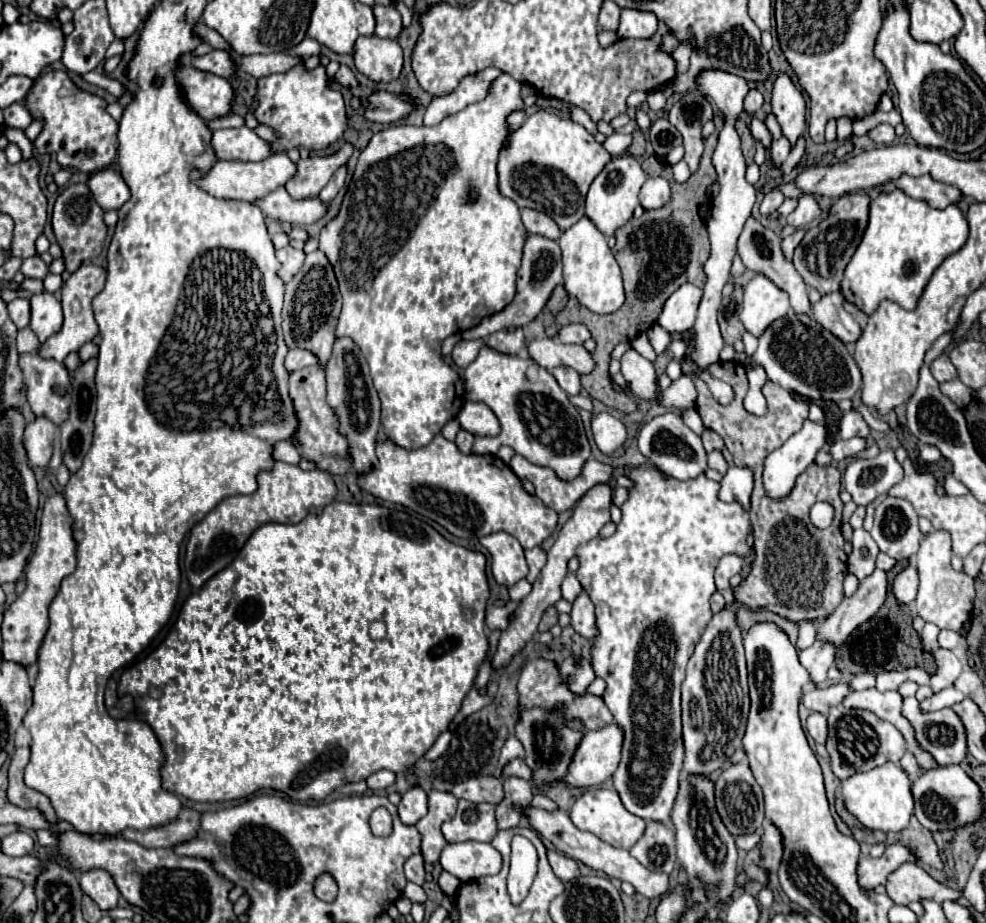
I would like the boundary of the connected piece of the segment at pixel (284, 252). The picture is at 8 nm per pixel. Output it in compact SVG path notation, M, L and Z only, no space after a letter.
M286 246L282 250L276 252L278 260L280 260L280 270L278 270L278 276L282 278L284 284L288 284L302 268L302 262L304 262L304 252L302 250L294 250L292 246Z

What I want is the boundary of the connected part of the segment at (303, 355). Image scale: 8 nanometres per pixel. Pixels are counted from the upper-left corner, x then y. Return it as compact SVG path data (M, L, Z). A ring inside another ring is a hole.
M290 350L286 354L286 370L288 372L296 372L296 370L302 370L306 366L314 366L316 364L316 358L312 358L312 354L308 354L308 350Z

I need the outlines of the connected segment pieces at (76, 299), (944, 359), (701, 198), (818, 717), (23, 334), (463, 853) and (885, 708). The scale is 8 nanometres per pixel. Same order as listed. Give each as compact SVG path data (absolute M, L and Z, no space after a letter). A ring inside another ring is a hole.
M84 264L80 266L62 286L62 308L64 308L64 326L62 330L52 336L46 344L40 346L38 354L44 358L54 358L56 362L62 362L68 352L76 352L82 344L90 342L98 334L98 324L92 314L92 298L104 290L106 282L106 270L96 264Z
M940 354L932 364L930 364L930 372L938 382L946 382L956 378L956 368L952 366L950 358L946 354Z
M716 116L714 122L716 122L716 130L706 138L706 148L702 154L700 170L696 174L692 174L688 178L688 182L678 184L672 176L672 168L668 168L670 164L666 164L666 162L652 160L654 164L650 164L650 160L646 158L642 164L644 170L646 170L646 166L662 166L660 176L664 176L670 182L672 198L664 208L648 210L640 218L630 218L624 226L620 226L616 230L616 246L612 248L612 254L622 270L624 292L626 292L624 304L612 314L596 316L586 306L582 306L576 298L570 298L568 304L554 316L556 324L580 322L590 330L592 338L596 340L596 350L592 352L592 360L596 366L590 374L582 376L582 386L588 390L588 394L592 398L596 398L602 404L606 404L608 408L620 410L624 414L634 412L636 404L630 398L630 394L616 392L616 388L612 386L612 380L608 374L612 348L620 340L634 340L638 336L638 324L640 324L640 332L648 330L658 320L660 310L662 310L664 302L668 300L668 296L674 290L678 290L684 282L696 284L698 288L704 288L704 282L706 282L706 274L704 274L702 266L710 256L708 232L706 232L706 212L710 206L708 186L716 180L716 170L712 166L712 152L716 148L716 136L722 130L724 120L720 116Z
M812 712L806 720L806 730L808 734L818 742L818 744L824 744L826 742L826 716L820 714L820 712Z
M22 328L22 330L18 330L16 346L18 346L18 352L20 352L20 354L32 352L32 350L38 348L38 338L36 338L36 334L32 334L30 328Z
M468 840L460 844L448 844L442 850L440 866L468 882L472 878L498 874L502 868L502 854L492 844Z
M868 688L862 692L850 692L848 698L844 698L846 708L870 710L878 718L892 722L904 734L908 748L914 752L922 768L936 766L936 762L932 762L932 758L928 758L928 754L924 754L920 746L916 746L916 740L912 738L912 726L908 726L908 722L904 722L904 716L900 714L900 702L902 702L902 696L898 692L878 692L876 688Z

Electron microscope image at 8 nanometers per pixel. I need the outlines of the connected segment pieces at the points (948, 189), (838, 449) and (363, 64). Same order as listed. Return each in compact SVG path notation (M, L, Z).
M928 174L924 176L900 176L896 180L896 186L900 190L904 190L908 196L928 202L932 208L944 210L950 204L958 204L962 200L962 192L956 186L948 186L944 182L936 182L932 178L928 178Z
M850 438L850 440L836 440L830 446L830 456L836 462L842 462L846 458L852 458L854 454L862 452L866 448L866 440L864 438Z
M358 36L354 44L354 66L358 72L376 82L390 82L402 70L402 48L396 40Z

